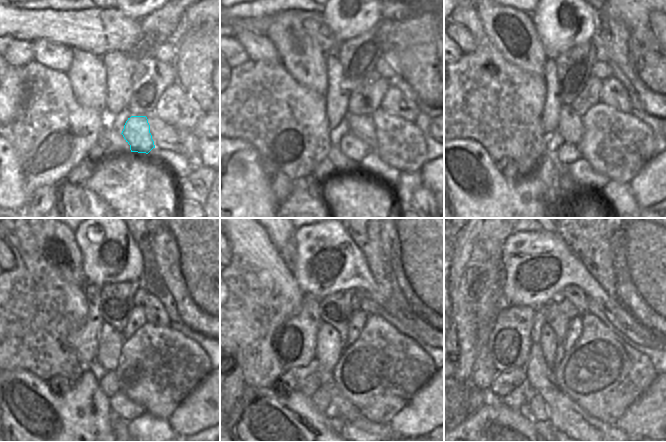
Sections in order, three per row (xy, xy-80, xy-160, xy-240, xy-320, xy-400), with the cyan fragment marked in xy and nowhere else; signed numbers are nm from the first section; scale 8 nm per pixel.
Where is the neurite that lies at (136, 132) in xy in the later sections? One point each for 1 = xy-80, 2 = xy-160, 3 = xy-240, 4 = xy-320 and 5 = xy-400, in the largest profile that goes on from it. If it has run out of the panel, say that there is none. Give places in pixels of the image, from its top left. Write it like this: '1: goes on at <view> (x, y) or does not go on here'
1: goes on at xy-80 (352, 147)
2: goes on at xy-160 (568, 153)
3: goes on at xy-240 (109, 384)
4: goes on at xy-320 (322, 398)
5: goes on at xy-400 (537, 409)

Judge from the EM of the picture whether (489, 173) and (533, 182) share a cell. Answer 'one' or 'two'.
one

